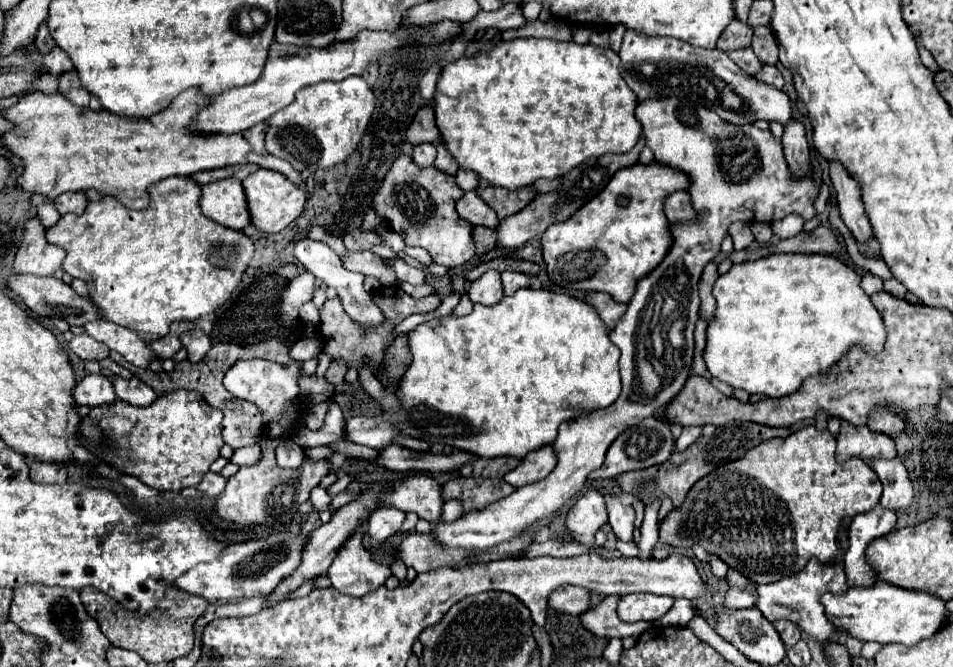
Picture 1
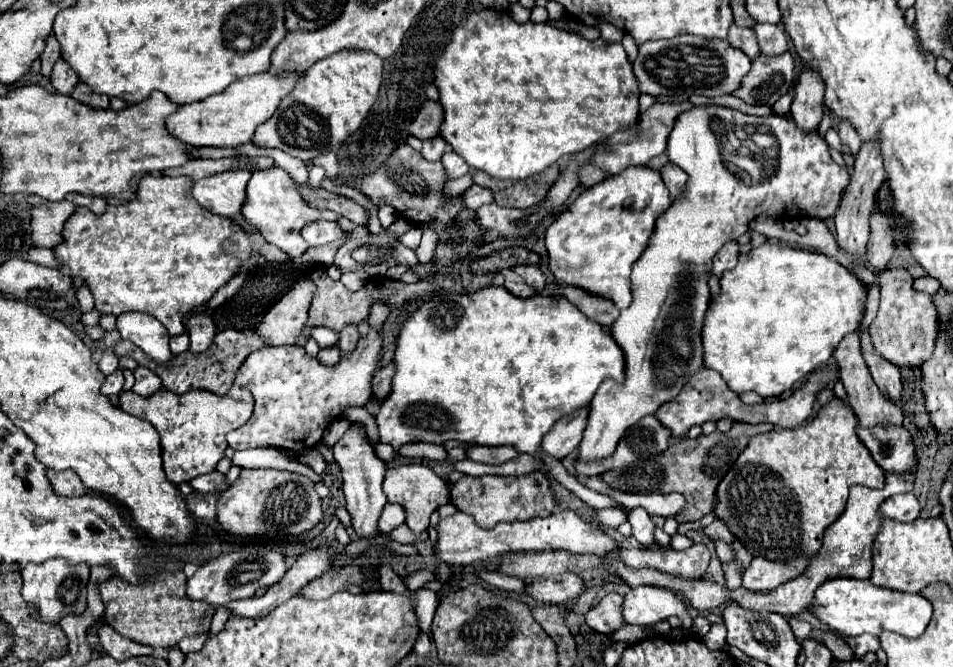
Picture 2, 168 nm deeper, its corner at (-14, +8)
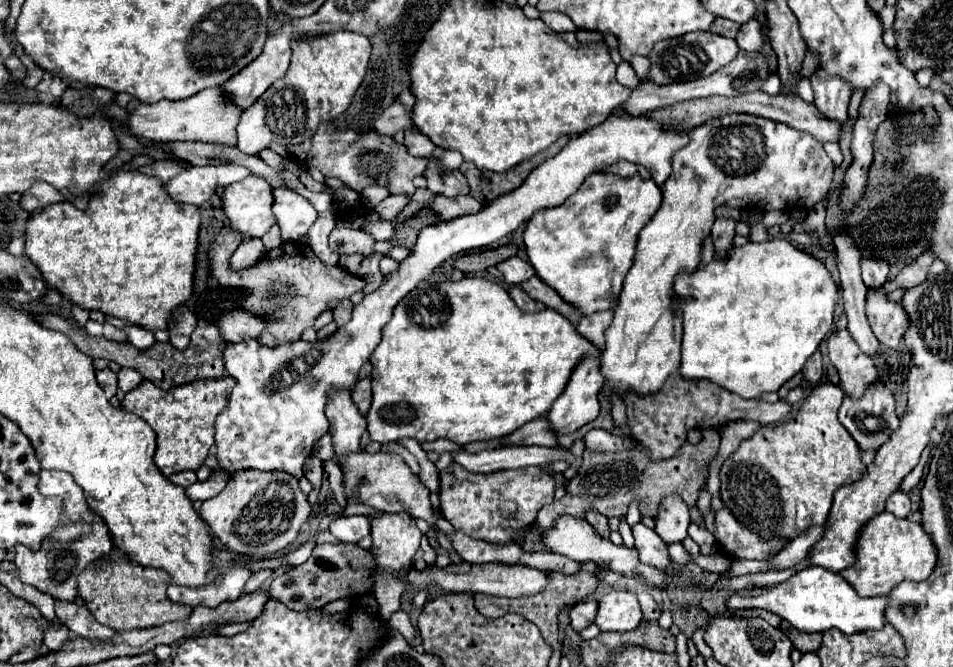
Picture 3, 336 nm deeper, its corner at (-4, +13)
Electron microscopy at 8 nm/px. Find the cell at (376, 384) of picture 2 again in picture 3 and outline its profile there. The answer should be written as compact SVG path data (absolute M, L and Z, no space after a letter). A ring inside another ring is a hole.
M370 376L362 378L356 384L356 388L352 390L352 400L354 400L354 404L358 406L360 412L366 414L370 410L370 404L372 404L372 378Z

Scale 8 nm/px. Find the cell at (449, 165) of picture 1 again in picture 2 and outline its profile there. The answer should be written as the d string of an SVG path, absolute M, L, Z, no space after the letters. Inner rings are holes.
M454 151L444 153L442 165L444 165L444 171L446 171L446 179L458 179L458 177L462 177L462 175L466 175L470 171L468 163Z

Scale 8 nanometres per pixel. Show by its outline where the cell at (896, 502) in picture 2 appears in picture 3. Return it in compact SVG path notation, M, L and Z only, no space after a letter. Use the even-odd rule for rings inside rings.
M896 490L894 494L890 494L890 498L886 500L886 510L892 512L898 518L906 518L910 514L910 498L906 492Z

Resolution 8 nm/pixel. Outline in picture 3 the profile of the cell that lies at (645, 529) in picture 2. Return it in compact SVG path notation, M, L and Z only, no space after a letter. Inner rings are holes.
M642 522L632 526L632 534L636 540L636 548L640 552L640 560L644 560L644 564L656 566L660 570L670 570L670 556L666 550L666 544L662 542L662 538L648 526L644 526Z

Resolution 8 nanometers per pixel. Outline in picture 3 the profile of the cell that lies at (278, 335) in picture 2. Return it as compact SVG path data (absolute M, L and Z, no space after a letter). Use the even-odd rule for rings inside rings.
M234 310L234 312L226 312L220 318L220 334L226 342L242 342L248 338L258 338L260 332L268 326L268 318L266 316L256 316L254 312L246 312L246 310Z

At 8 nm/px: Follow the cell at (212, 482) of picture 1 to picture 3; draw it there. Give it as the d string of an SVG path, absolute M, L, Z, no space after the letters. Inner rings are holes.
M178 472L178 474L172 474L170 476L170 482L182 486L182 488L188 488L190 484L194 484L198 478L196 478L196 472Z

